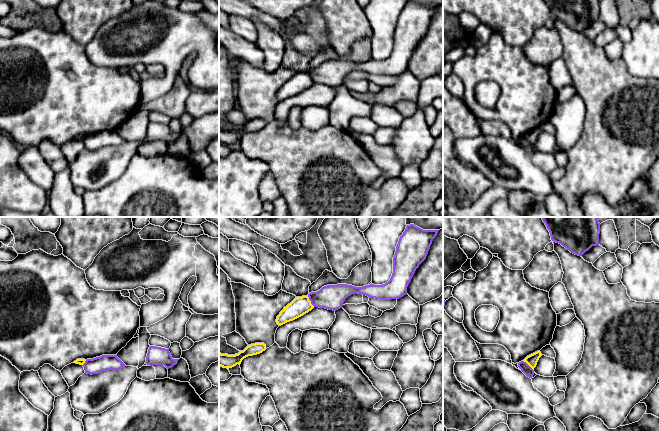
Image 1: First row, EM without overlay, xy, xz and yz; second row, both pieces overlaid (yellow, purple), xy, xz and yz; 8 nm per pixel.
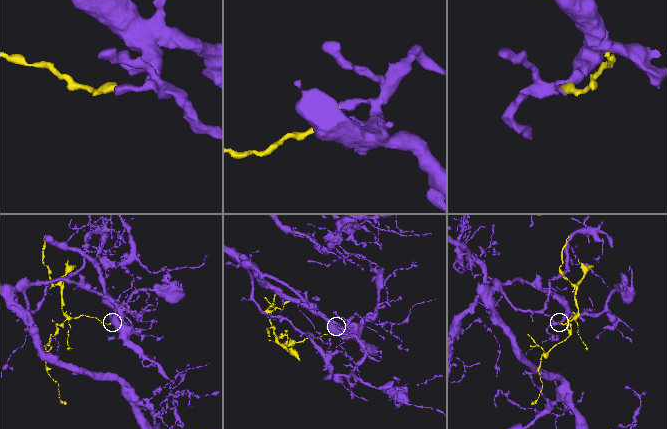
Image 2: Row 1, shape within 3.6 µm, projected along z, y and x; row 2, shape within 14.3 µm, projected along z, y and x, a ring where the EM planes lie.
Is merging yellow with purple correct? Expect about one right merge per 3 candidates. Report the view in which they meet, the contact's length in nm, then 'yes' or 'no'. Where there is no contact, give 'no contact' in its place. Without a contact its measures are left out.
xz | 110 nm | no

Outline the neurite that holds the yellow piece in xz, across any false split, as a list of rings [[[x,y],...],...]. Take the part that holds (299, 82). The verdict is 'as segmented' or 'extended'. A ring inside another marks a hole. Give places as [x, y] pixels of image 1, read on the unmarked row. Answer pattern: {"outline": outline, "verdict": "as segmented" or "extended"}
{"outline": [[[308,71],[295,74],[290,80],[288,80],[277,92],[276,98],[279,102],[293,97],[304,90],[308,89],[314,84],[309,76]]], "verdict": "as segmented"}

